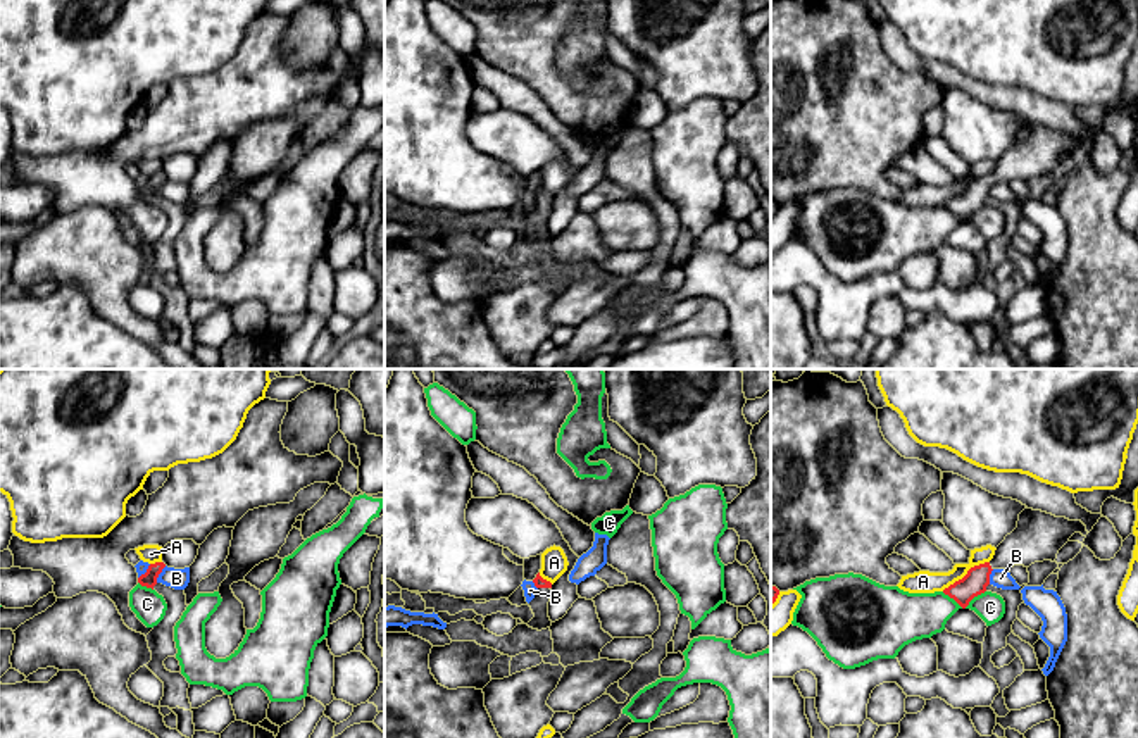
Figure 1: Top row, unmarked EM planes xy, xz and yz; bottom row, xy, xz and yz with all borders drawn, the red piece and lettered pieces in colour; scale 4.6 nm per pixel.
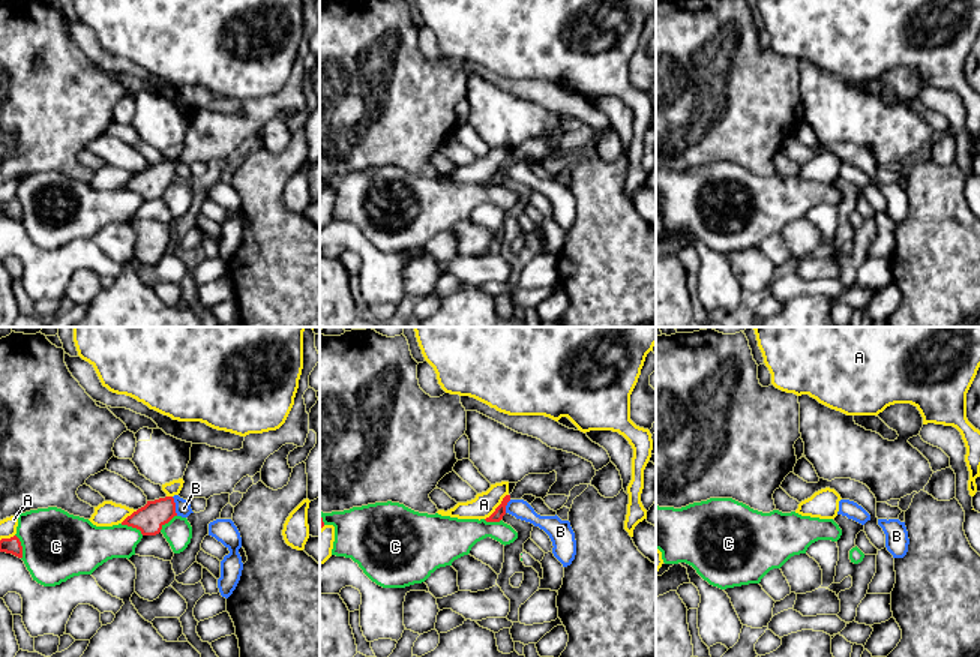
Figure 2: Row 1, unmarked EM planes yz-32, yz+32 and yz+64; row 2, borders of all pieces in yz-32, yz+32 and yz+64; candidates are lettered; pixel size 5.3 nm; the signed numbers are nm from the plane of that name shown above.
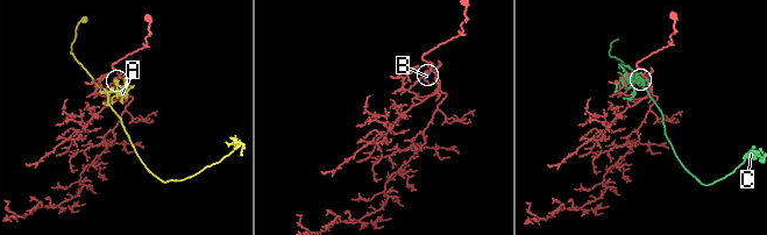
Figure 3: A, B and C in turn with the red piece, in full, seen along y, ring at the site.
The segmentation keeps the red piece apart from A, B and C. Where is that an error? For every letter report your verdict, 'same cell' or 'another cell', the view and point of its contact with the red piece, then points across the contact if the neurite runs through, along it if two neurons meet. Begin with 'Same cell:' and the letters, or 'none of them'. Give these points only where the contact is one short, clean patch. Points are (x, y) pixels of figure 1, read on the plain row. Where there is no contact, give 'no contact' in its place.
Same cell: none of them
A: another cell; contact yz (966, 188)
B: another cell; contact xy (159, 187)
C: another cell; contact yz (962, 221)

